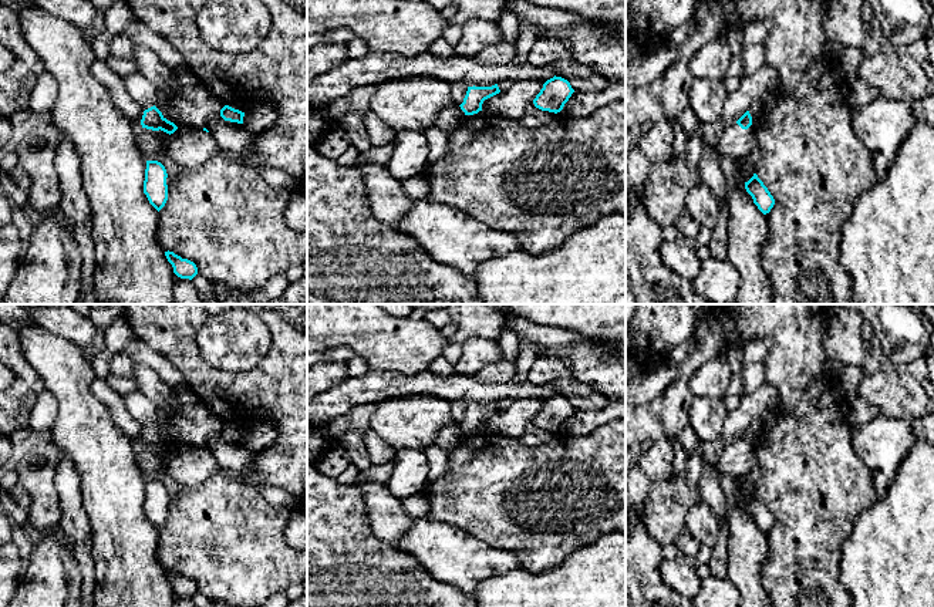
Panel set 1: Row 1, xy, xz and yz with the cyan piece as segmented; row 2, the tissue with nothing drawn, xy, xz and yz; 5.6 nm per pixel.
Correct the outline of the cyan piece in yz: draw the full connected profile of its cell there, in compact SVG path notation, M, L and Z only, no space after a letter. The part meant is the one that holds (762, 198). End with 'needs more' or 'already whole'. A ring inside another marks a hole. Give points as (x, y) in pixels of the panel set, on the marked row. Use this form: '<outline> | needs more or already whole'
M753 173L748 182L745 182L745 189L763 215L771 212L775 205L775 199L756 173Z | already whole

